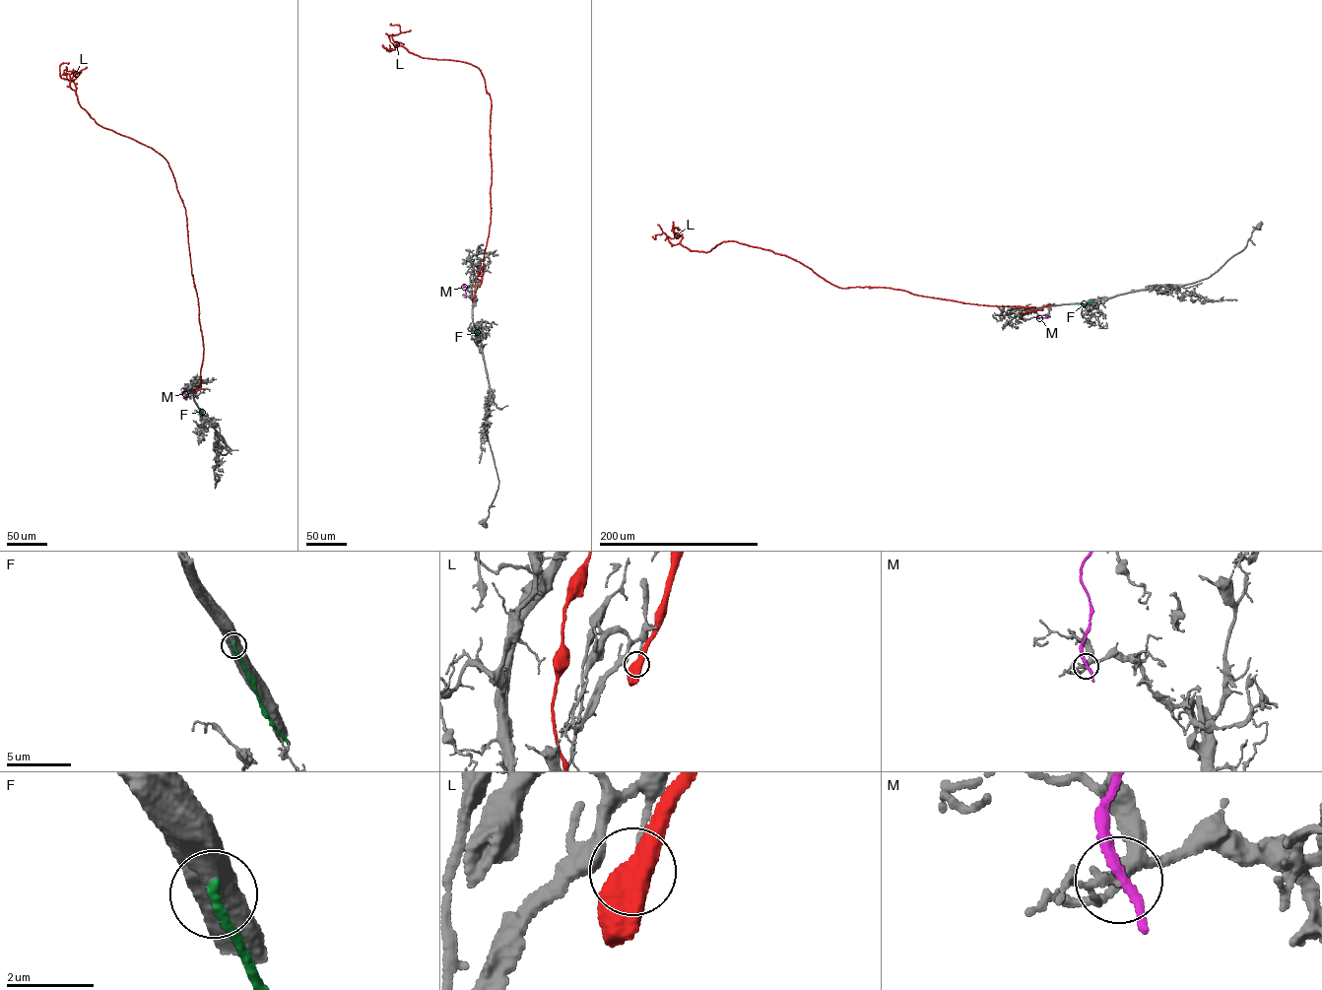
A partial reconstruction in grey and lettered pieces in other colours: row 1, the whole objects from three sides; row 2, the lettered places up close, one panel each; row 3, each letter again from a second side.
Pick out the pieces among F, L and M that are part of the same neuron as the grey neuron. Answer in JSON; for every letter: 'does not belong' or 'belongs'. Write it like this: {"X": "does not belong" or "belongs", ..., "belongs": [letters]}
{"F": "does not belong", "L": "does not belong", "M": "does not belong", "belongs": []}

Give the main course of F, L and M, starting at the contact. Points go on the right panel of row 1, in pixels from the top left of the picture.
F: (1077, 303), (1090, 302)
L: (1034, 306), (841, 288), (785, 255), (737, 241), (691, 250), (681, 243), (682, 233), (674, 233), (673, 222)
M: (1049, 316), (1036, 317), (1039, 318)

